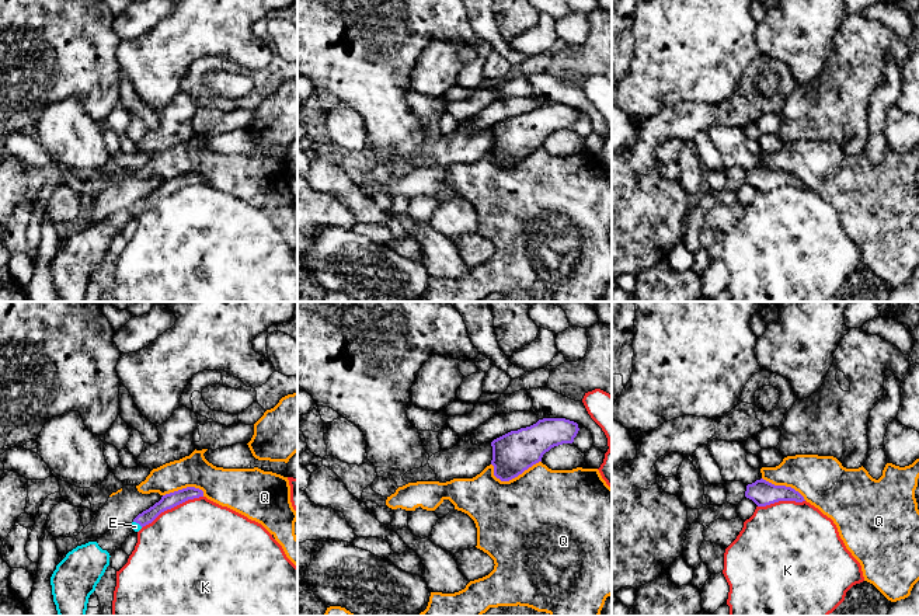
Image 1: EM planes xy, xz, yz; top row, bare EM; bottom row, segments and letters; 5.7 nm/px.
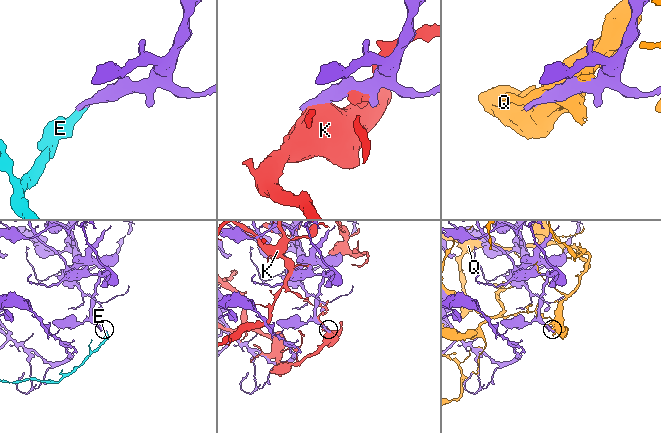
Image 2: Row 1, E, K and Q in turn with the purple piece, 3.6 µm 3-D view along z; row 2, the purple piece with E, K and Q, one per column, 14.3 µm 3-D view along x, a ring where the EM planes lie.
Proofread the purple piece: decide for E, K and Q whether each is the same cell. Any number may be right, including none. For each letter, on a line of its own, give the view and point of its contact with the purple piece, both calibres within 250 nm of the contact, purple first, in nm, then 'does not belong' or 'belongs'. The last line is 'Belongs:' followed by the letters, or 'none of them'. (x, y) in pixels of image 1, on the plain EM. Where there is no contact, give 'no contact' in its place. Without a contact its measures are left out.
E: xy (138, 208) | 90/50 nm | belongs
K: xy (171, 192) | 90/480 nm | does not belong
Q: xz (517, 162) | 240/500 nm | does not belong
Belongs: E

